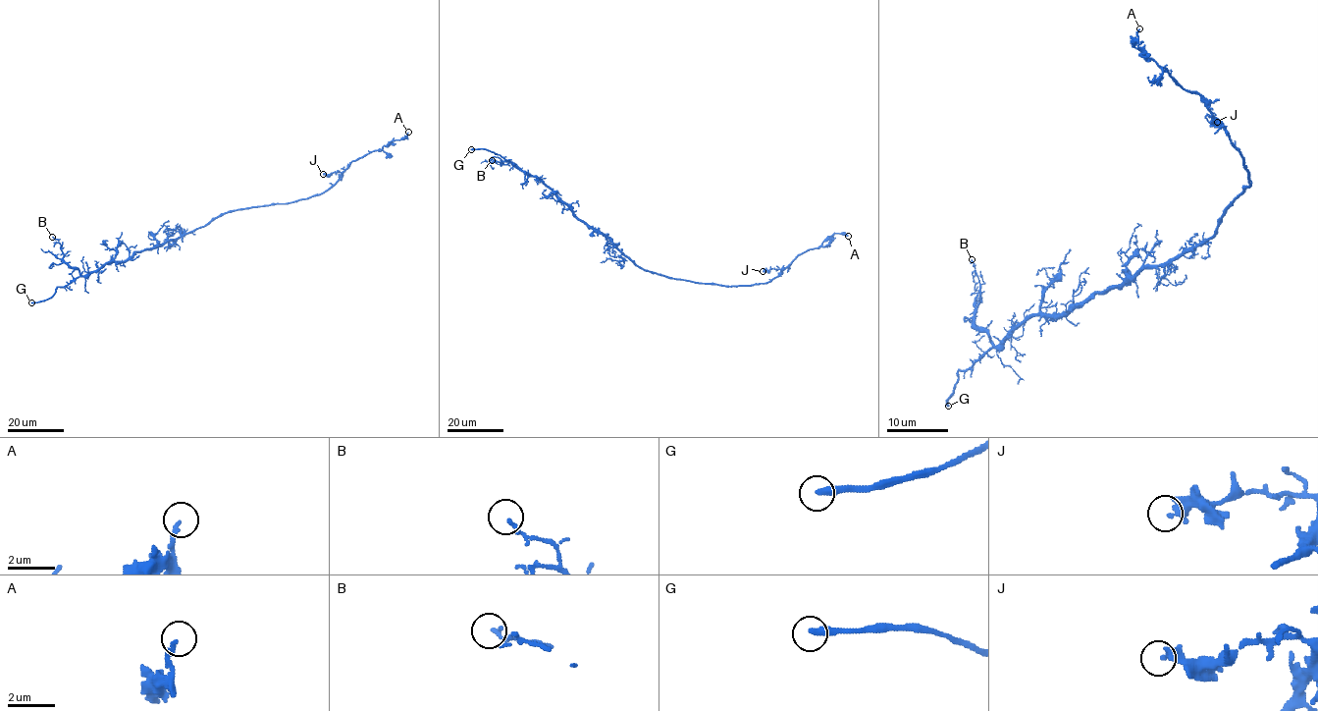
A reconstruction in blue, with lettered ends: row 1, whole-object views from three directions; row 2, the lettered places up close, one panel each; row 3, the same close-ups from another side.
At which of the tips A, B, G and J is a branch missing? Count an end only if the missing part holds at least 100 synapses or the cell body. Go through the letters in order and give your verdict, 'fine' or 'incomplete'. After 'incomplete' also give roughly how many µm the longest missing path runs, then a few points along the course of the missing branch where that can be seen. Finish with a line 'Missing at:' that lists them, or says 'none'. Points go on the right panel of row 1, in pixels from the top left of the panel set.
A: fine
B: fine
G: incomplete; about 40 µm are missing
J: fine
Missing at: G

